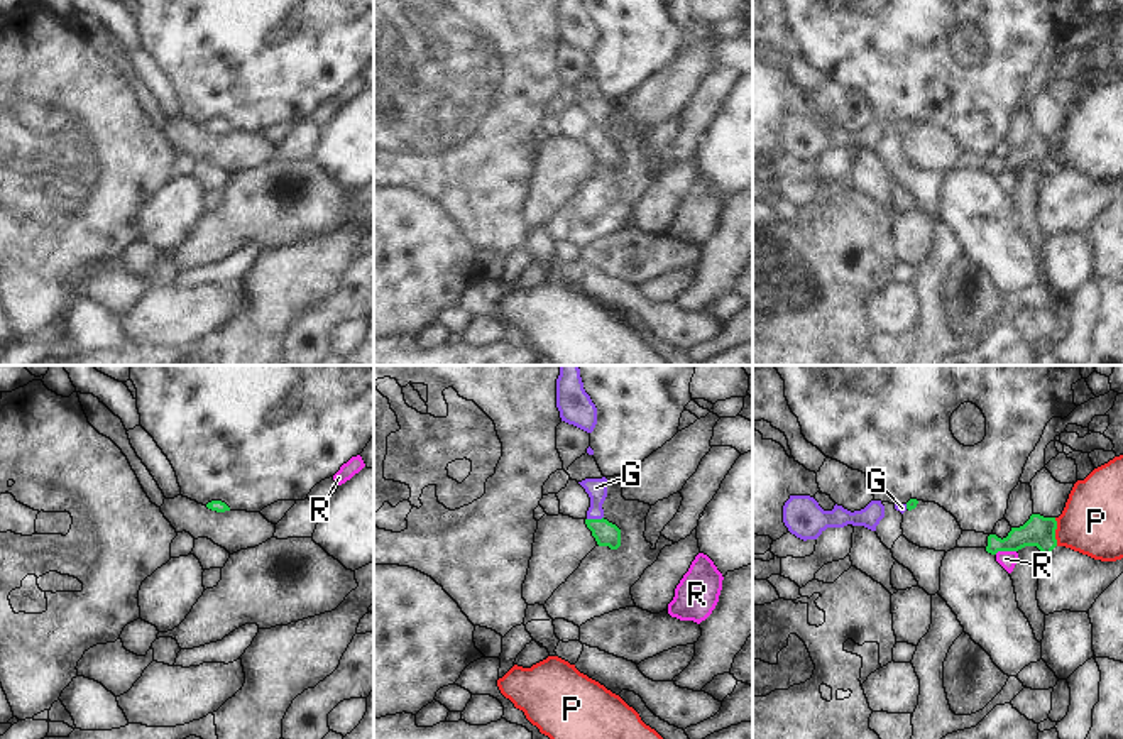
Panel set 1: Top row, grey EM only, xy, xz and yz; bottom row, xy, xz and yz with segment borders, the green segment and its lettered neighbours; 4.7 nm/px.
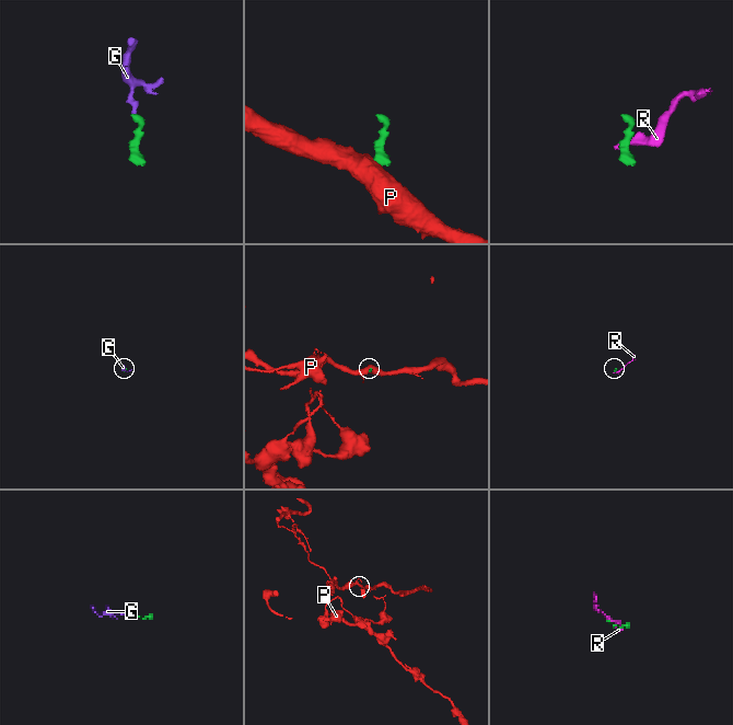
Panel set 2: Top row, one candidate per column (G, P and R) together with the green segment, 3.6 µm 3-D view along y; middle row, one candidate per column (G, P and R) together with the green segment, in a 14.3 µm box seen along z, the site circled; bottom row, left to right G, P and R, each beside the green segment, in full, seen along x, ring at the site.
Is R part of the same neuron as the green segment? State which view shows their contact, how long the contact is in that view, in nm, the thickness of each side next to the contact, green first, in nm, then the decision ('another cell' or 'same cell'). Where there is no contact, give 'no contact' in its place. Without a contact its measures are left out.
yz | 110 nm | 150/80 nm | another cell

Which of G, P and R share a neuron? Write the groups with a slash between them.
G / P / R

